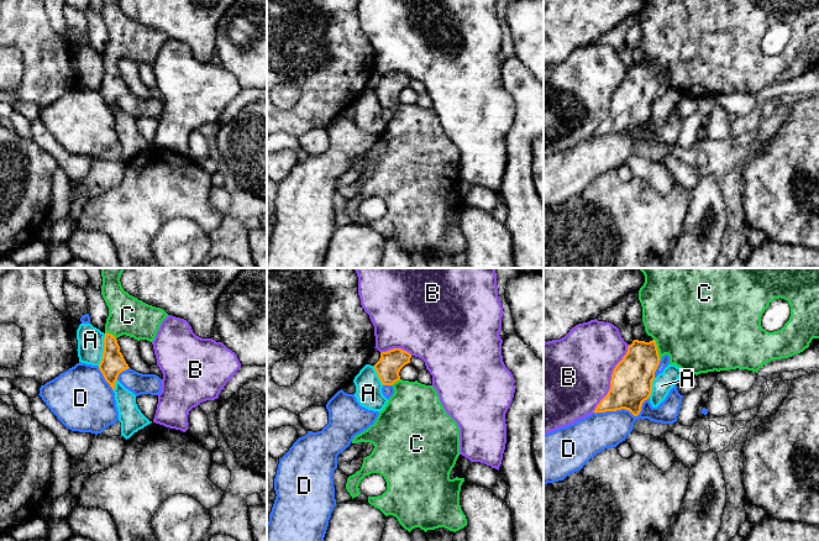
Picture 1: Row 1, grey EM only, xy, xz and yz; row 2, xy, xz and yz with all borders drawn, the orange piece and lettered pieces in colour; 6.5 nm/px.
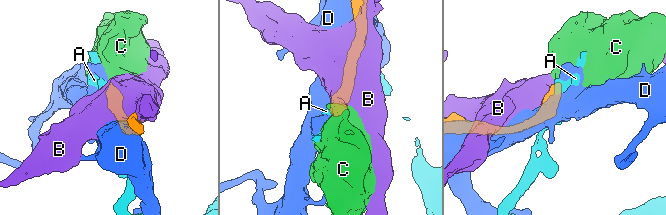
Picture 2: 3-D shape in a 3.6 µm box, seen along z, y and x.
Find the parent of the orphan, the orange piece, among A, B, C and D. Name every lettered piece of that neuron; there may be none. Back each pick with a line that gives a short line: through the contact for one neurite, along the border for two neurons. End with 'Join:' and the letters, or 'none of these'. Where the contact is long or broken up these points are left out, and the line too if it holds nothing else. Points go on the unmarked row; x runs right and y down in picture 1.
C: yz (631, 101), (657, 73), (687, 48)
Join: C

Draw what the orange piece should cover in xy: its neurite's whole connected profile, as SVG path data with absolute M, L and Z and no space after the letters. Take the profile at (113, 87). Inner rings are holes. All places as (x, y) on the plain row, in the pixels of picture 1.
M103 0L101 9L101 19L109 31L109 40L99 93L112 114L119 98L130 91L120 75L116 62L126 58L137 64L153 65L162 44L168 40L163 32L148 28L125 15L120 1Z

